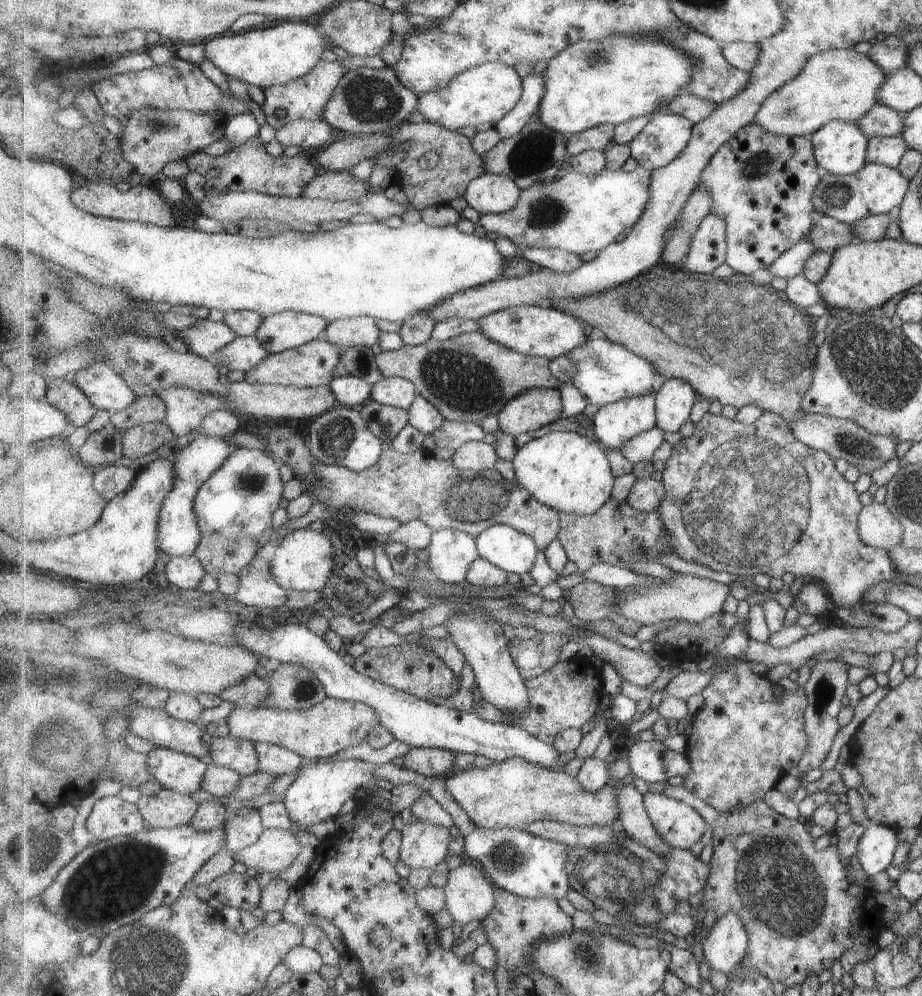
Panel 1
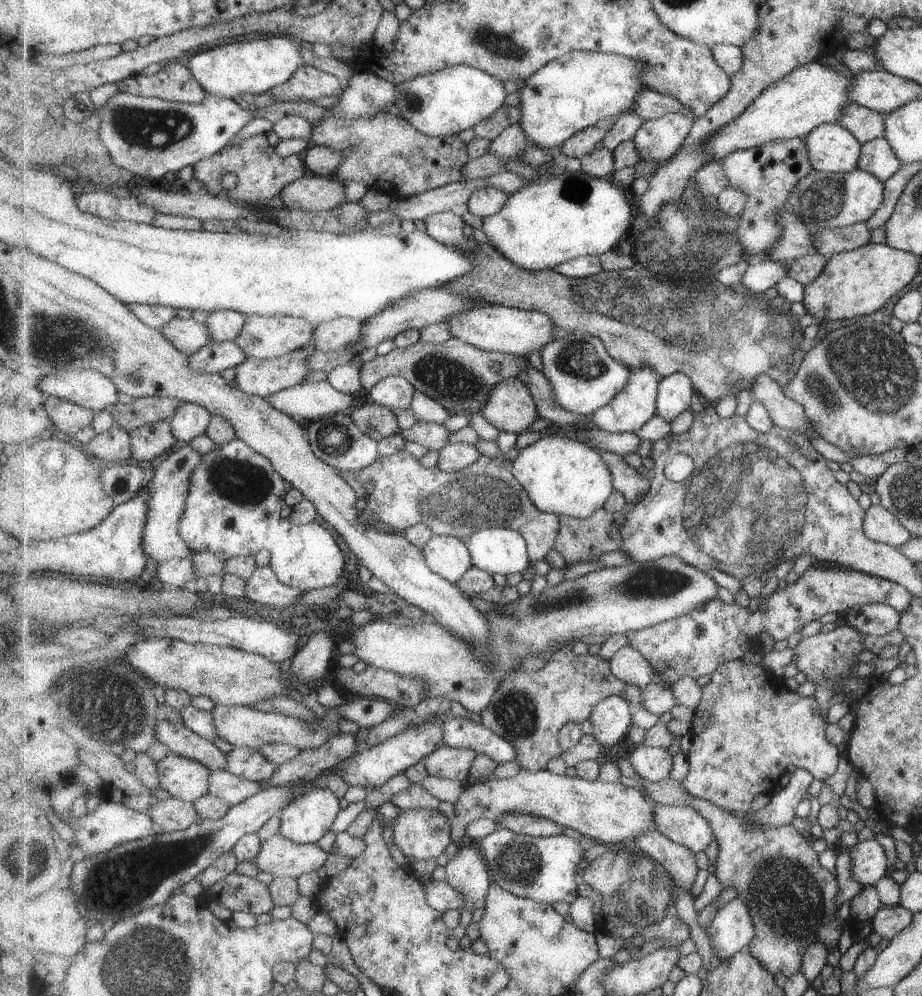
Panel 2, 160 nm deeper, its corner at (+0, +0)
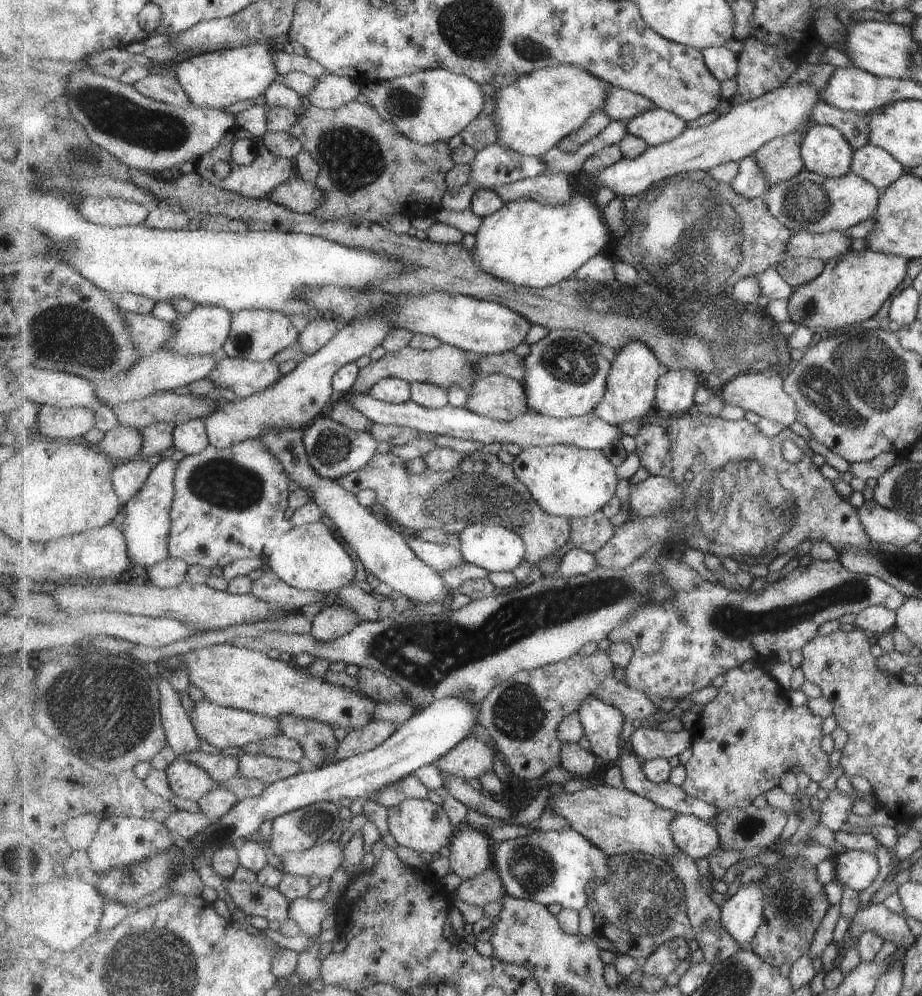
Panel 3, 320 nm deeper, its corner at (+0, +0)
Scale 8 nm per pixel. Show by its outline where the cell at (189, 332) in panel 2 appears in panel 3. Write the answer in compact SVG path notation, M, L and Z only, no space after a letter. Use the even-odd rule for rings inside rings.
M123 311L128 323L128 329L134 339L135 346L145 354L151 354L165 349L164 346L174 333L173 322L157 320L151 315L142 315Z

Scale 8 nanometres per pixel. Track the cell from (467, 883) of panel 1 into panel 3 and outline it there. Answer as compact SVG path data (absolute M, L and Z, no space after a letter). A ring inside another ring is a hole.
M467 824L467 826L457 830L452 838L452 843L449 845L447 854L450 860L450 870L454 871L462 881L475 878L489 867L494 867L491 861L489 835L482 828L472 826L471 824Z

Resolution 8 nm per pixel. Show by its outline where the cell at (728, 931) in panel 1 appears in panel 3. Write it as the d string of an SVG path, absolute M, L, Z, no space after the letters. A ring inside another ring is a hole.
M761 881L742 884L722 906L723 926L742 948L751 946L765 917L765 891Z

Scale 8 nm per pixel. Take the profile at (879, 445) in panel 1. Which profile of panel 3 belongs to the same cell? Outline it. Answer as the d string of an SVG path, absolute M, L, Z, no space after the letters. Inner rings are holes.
M766 372L740 374L739 378L731 379L731 382L715 395L727 405L751 410L761 417L779 421L786 428L798 420L798 407L795 399L785 390L784 379L781 374L769 376Z

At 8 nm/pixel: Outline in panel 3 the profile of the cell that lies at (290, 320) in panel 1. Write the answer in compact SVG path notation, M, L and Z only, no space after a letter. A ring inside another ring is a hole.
M243 309L234 313L230 338L223 348L223 354L236 359L269 361L275 354L298 341L299 330L291 324L285 313L269 309Z

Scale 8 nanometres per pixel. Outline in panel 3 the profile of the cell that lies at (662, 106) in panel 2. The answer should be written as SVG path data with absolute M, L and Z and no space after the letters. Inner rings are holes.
M609 87L606 103L602 106L605 114L612 120L630 121L633 117L638 117L643 111L657 107L656 104L643 95L621 89L619 87Z

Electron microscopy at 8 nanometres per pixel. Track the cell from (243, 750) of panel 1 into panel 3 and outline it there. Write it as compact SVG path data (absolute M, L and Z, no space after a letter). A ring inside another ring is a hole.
M245 753L240 758L240 775L263 781L267 785L301 773L298 762Z

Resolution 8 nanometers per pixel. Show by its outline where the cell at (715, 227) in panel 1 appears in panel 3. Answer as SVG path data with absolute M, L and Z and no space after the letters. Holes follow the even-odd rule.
M755 155L745 157L740 163L740 171L732 182L732 187L747 199L764 196L771 187L762 166Z

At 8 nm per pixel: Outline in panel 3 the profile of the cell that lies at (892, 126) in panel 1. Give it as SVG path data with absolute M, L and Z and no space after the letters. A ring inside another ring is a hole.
M819 101L813 108L810 122L839 129L850 146L857 150L867 143L867 115L838 109Z

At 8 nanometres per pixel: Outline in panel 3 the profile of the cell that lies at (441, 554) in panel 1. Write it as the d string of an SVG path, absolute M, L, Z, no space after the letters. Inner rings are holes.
M417 534L409 536L406 541L410 543L410 547L417 556L437 572L444 573L466 562L457 543L449 545L430 543L418 537Z

